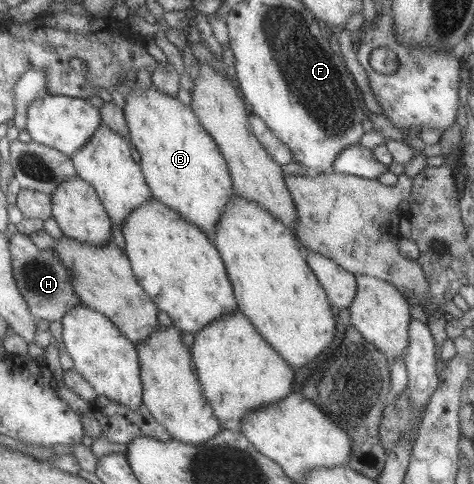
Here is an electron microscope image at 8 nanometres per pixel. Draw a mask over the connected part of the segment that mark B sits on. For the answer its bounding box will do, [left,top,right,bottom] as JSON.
[123,78,234,237]

